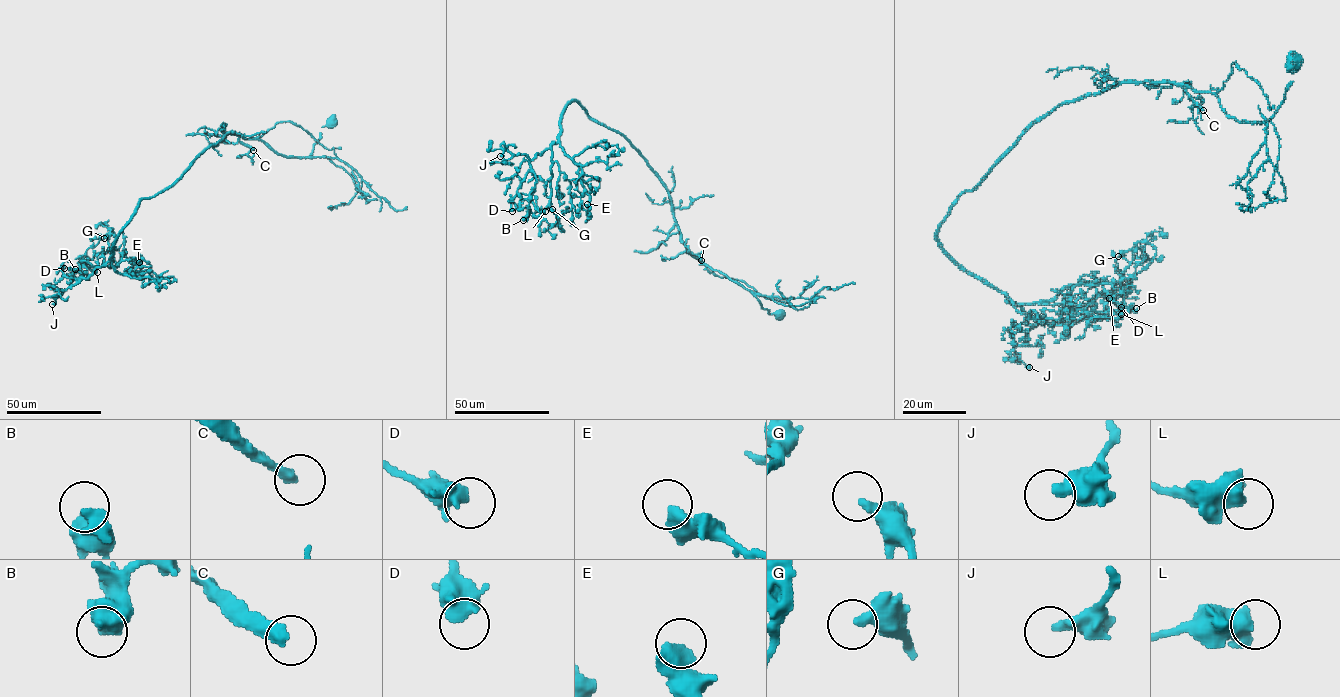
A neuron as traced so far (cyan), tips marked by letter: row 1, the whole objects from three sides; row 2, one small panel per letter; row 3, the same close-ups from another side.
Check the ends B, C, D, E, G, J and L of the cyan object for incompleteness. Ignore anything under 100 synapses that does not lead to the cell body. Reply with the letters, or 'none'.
C

